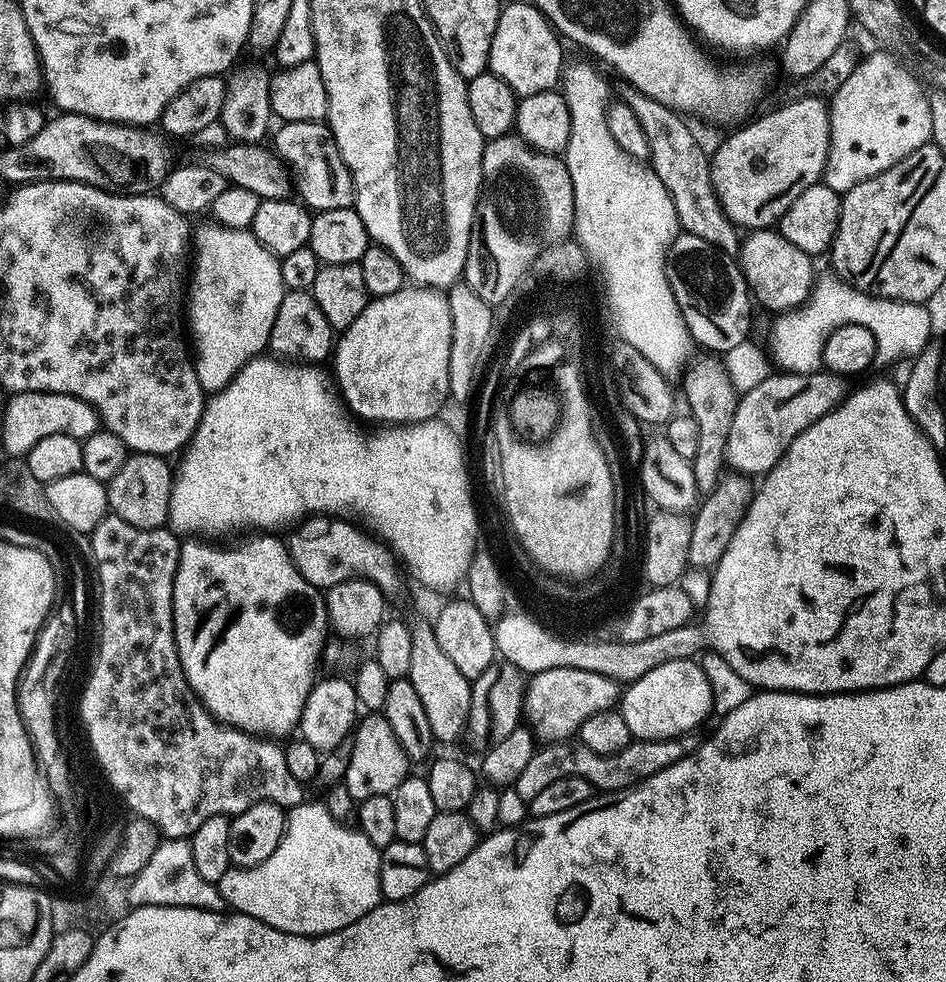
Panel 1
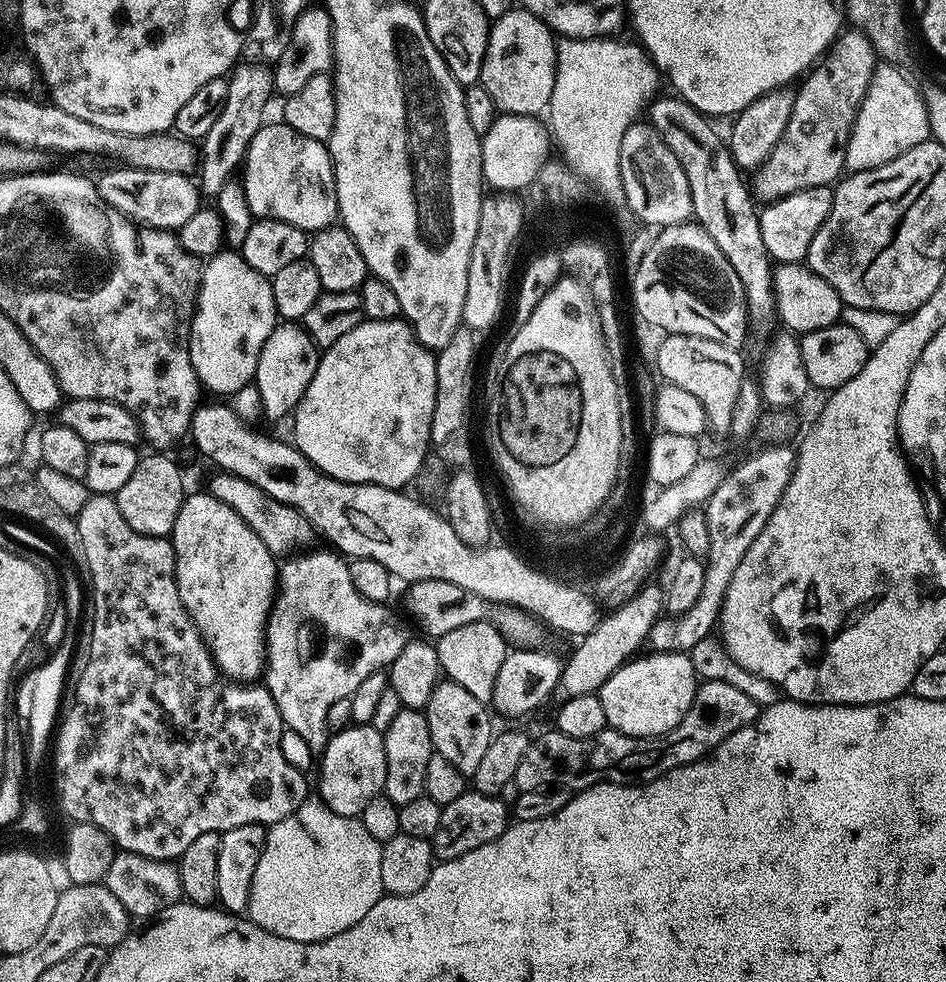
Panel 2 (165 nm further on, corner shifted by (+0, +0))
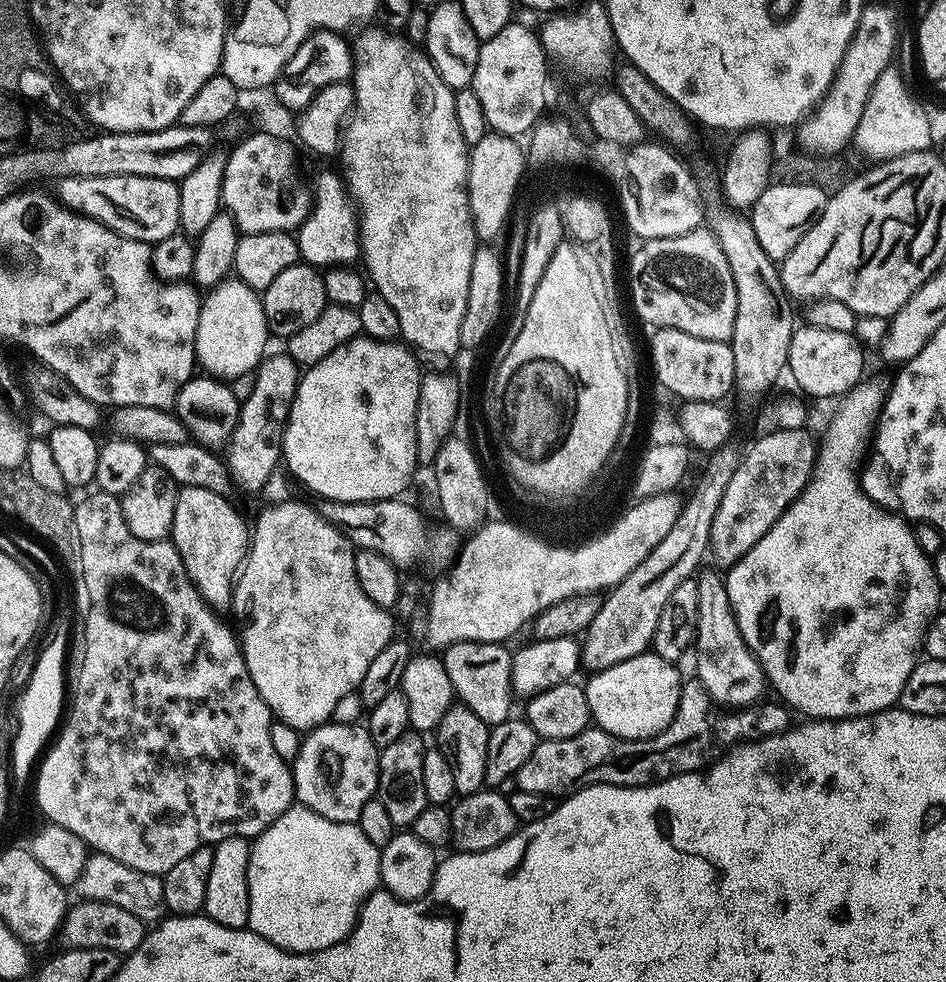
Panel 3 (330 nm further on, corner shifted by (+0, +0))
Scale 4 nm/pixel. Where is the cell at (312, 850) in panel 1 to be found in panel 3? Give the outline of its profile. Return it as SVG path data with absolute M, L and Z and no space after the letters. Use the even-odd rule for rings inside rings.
M293 806L287 808L266 831L251 841L248 853L248 928L283 952L295 954L321 952L342 942L352 933L357 920L360 919L360 908L364 905L364 901L371 892L377 891L380 887L380 849L372 845L366 834L362 834L359 823L334 822L330 818L322 818L322 814L311 812L309 808Z

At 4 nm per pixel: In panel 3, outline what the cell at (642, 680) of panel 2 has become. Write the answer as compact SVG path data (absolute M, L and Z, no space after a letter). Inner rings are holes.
M643 654L593 671L583 690L595 727L623 740L648 740L666 730L680 701L682 676L674 669L655 654Z

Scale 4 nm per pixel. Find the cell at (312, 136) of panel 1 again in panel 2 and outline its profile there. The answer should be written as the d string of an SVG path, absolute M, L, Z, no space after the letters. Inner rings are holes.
M285 123L261 126L248 143L243 170L244 197L253 217L290 222L309 234L337 223L336 175L325 141L306 138Z

